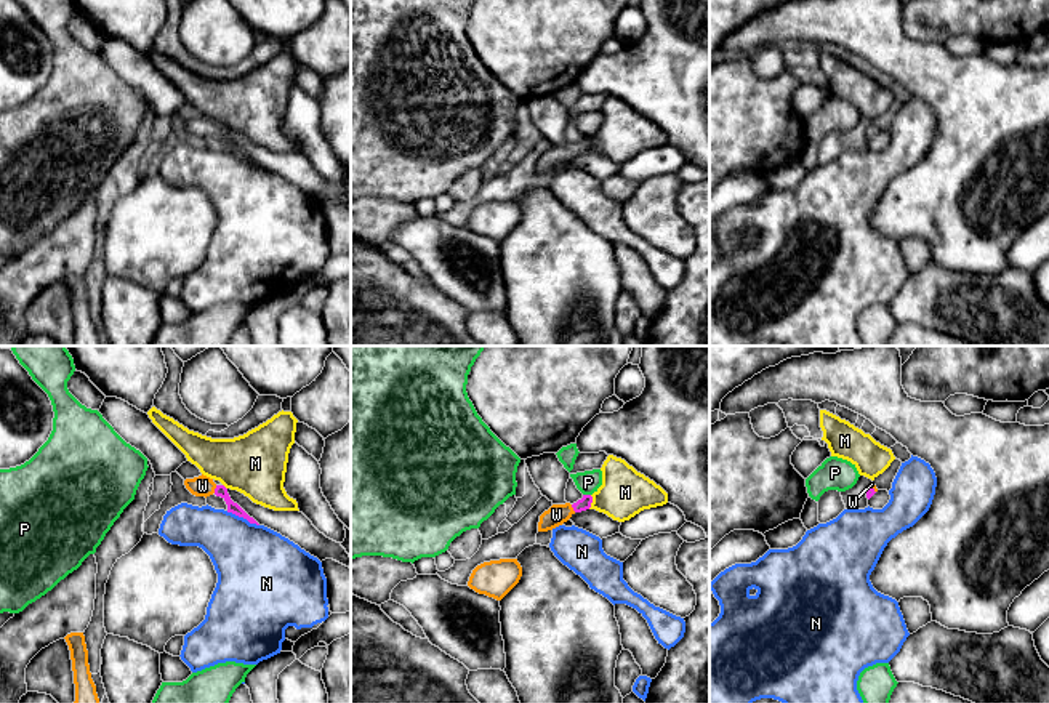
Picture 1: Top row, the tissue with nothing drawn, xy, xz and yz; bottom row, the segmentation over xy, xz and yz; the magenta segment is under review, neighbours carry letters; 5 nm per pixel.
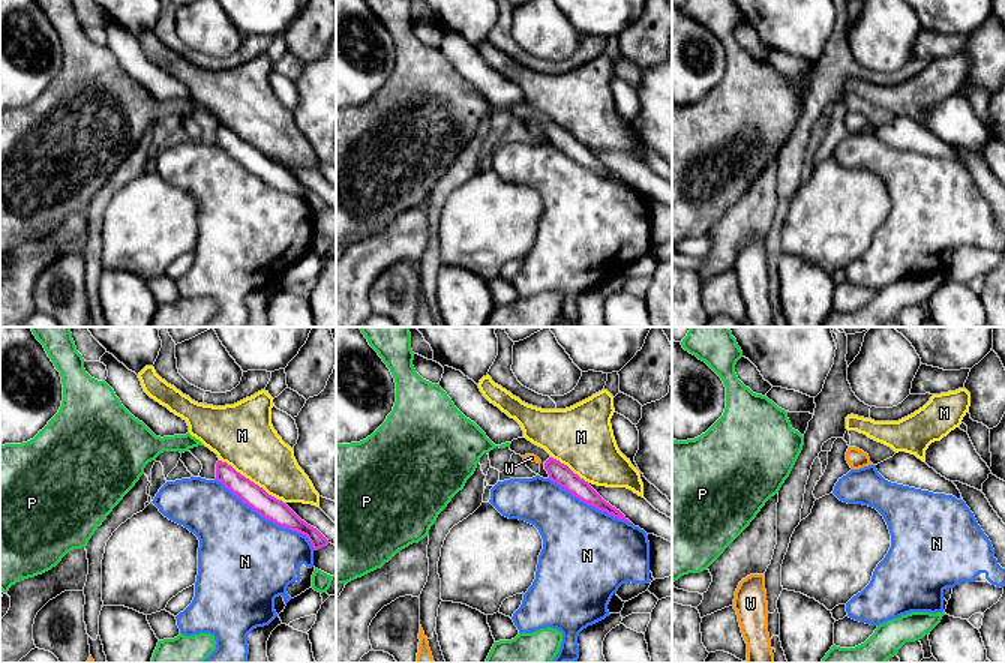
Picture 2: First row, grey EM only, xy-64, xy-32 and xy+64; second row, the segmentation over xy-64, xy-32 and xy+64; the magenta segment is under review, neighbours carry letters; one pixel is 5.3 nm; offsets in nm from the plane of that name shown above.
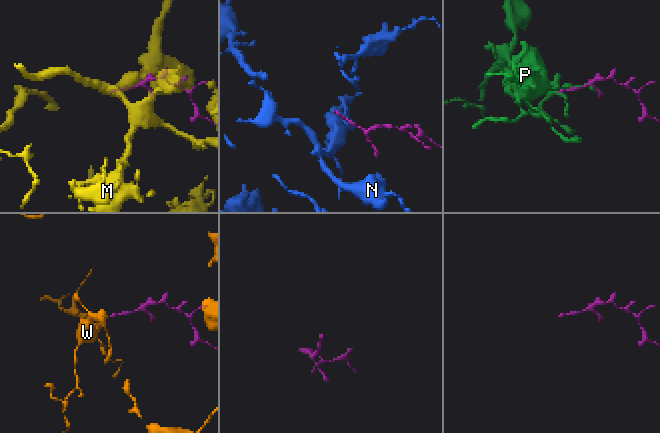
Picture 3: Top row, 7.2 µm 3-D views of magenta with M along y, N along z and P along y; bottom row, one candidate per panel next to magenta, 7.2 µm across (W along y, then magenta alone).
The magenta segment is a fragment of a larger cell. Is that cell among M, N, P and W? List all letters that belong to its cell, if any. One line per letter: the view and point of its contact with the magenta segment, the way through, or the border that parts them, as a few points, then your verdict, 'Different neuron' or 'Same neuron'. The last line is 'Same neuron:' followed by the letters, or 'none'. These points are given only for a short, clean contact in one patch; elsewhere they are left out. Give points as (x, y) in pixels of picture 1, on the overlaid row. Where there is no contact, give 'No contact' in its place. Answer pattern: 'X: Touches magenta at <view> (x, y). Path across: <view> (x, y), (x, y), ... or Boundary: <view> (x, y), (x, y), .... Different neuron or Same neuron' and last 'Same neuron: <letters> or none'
M: Touches magenta at xz (591, 502). Different neuron
N: Touches magenta at xy (242, 516). Different neuron
P: Touches magenta at xz (586, 495). Different neuron
W: Touches magenta at xy (215, 489). Path across: xy (220, 490), (215, 489), (202, 486). Same neuron
Same neuron: W

